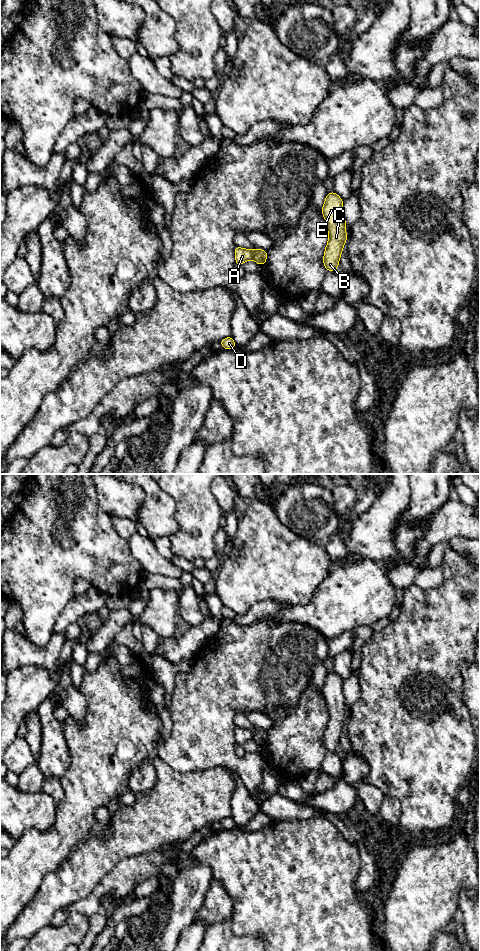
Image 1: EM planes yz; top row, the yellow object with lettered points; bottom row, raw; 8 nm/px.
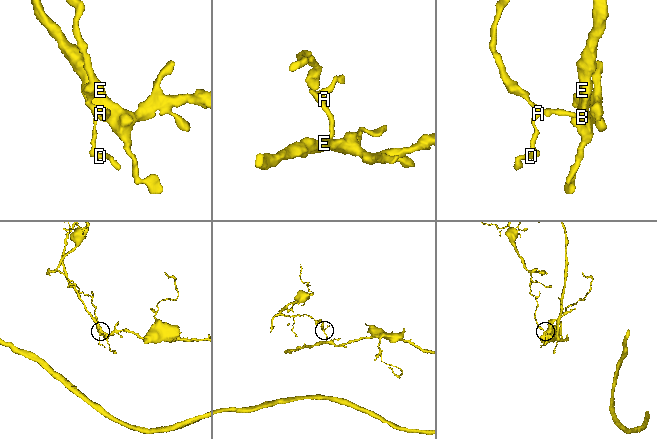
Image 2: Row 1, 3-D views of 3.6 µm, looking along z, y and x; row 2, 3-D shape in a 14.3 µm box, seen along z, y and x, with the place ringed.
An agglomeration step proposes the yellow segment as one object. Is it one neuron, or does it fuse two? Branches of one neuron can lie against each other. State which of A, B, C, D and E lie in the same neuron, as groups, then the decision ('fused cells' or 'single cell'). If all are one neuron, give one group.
groups A D / B C E; fused cells

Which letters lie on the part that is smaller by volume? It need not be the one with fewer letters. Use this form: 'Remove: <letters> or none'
Remove: A, D

